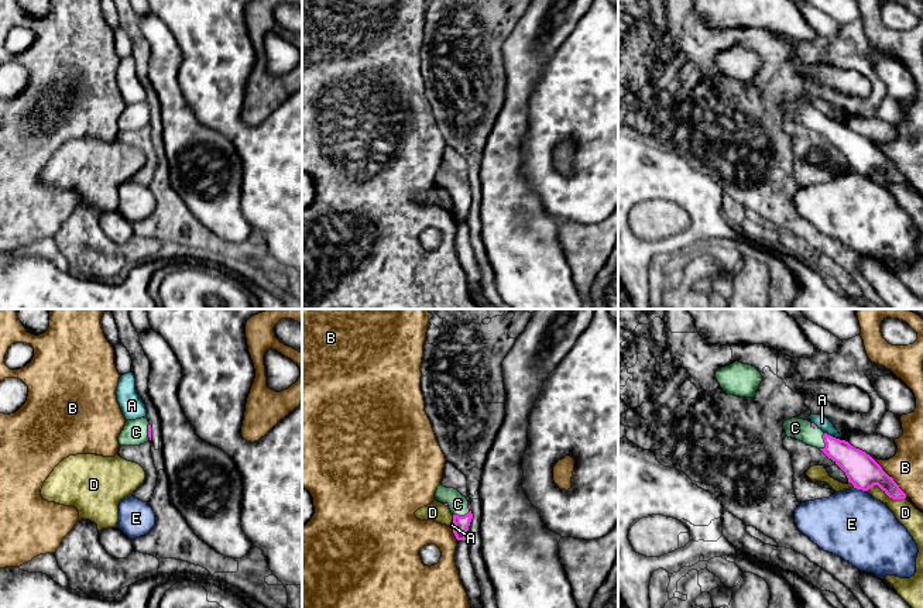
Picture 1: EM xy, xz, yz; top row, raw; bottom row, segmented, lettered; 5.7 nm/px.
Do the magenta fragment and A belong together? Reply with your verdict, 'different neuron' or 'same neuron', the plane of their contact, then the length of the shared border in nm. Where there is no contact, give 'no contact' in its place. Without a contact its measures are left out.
different neuron; contact in yz; length 80 nm

